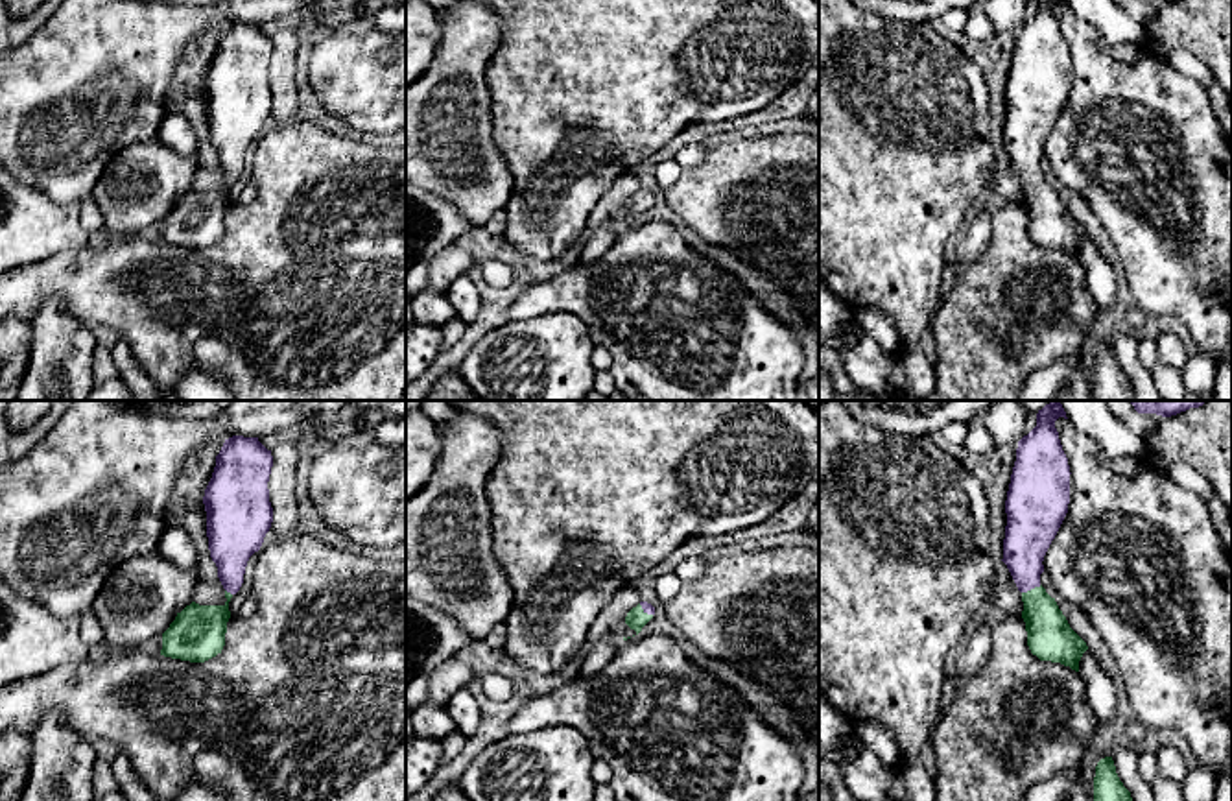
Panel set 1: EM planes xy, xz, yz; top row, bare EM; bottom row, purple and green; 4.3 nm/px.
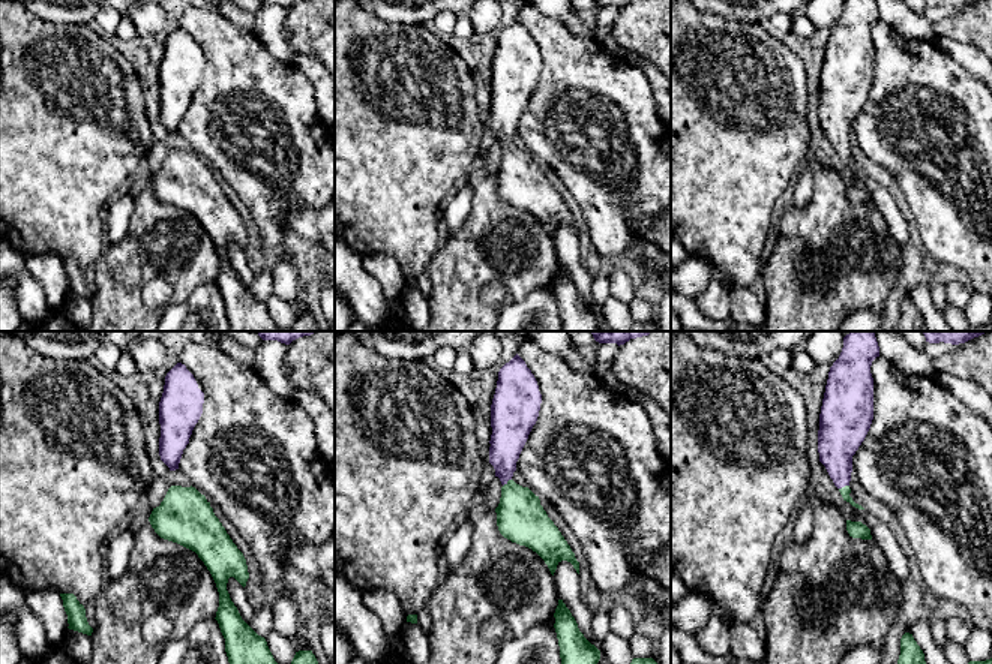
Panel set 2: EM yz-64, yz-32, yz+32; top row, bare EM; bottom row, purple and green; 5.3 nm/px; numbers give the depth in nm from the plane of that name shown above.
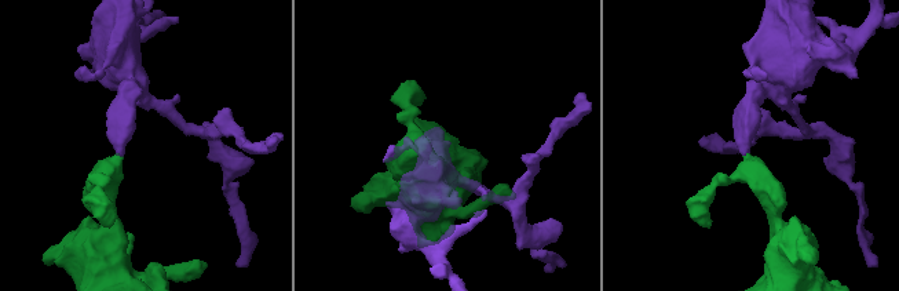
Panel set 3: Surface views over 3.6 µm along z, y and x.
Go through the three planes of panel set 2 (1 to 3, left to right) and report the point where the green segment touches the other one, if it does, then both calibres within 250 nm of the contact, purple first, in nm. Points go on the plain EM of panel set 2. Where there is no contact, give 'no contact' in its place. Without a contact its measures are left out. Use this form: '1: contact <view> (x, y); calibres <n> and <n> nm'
1: no contact
2: contact yz-32 (506, 147); calibres 190 and 260 nm
3: contact yz+32 (844, 150); calibres 220 and 50 nm

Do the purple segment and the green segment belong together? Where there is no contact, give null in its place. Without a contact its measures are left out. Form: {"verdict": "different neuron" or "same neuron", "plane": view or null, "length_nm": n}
{"verdict": "same neuron", "plane": "yz", "length_nm": 90}

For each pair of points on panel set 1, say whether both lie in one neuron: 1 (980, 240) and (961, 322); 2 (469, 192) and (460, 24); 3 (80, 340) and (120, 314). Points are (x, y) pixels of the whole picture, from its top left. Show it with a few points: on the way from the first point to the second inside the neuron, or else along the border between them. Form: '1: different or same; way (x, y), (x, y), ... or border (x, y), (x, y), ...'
1: different; border (993, 216), (987, 248), (969, 264), (959, 264)
2: same; way (487, 159), (462, 111), (463, 69)
3: different; border (56, 299), (89, 329)

